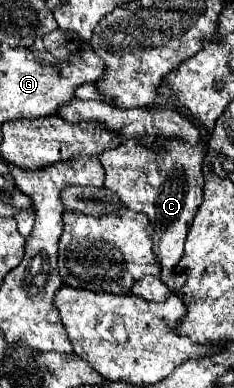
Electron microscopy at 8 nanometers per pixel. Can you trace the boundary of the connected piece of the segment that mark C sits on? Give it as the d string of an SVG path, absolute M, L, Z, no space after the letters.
M205 138L203 144L191 146L181 144L181 140L169 140L163 152L149 150L139 140L125 140L121 146L101 152L99 160L105 168L105 186L121 196L127 208L135 212L145 212L149 216L153 232L153 254L161 264L161 280L171 292L183 288L187 276L185 270L177 270L183 256L183 244L189 232L189 224L197 214L203 200L203 156L207 152Z

